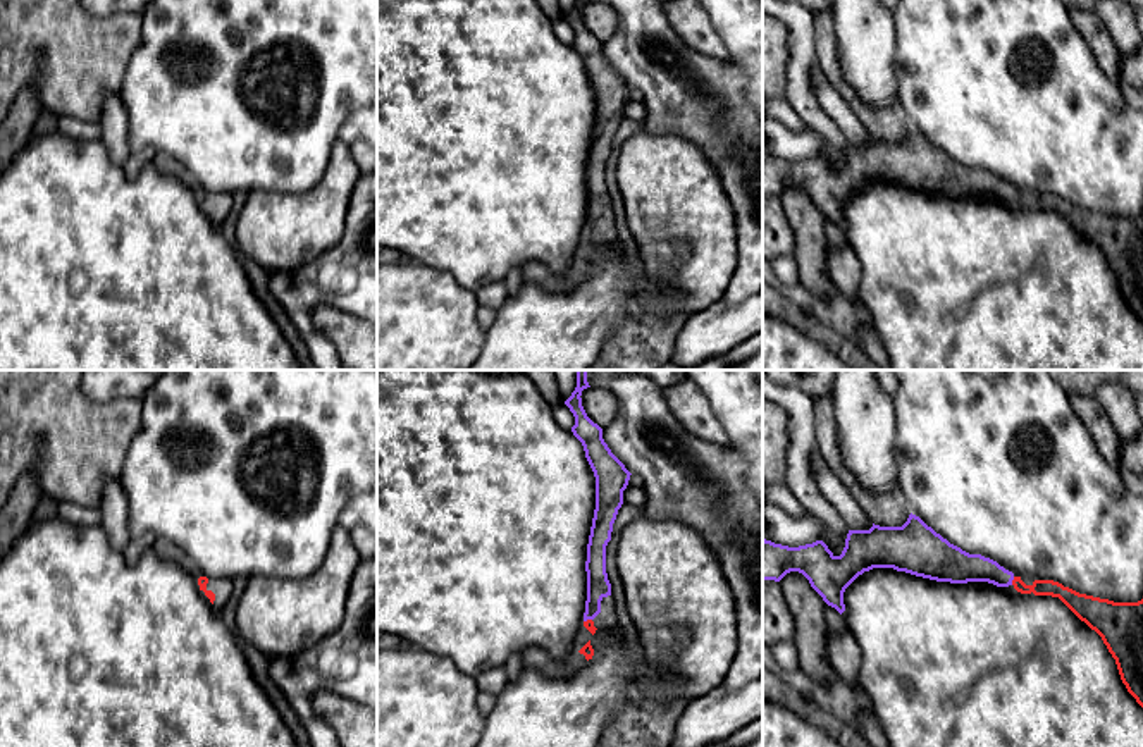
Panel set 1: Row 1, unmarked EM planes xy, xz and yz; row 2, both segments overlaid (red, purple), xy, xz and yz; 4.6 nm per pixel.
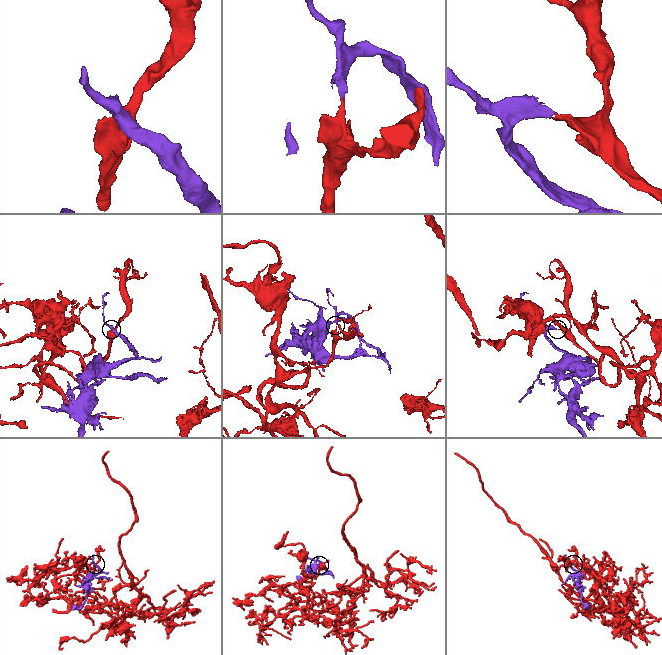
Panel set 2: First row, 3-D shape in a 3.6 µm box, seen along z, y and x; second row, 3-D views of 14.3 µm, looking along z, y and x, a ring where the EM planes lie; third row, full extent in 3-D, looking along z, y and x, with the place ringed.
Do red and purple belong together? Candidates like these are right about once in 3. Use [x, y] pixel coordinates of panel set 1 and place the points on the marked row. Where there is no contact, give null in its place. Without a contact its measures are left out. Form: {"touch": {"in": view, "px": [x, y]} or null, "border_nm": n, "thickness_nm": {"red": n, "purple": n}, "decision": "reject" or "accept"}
{"touch": {"in": "yz", "px": [1013, 580]}, "border_nm": 40, "thickness_nm": {"red": 80, "purple": 150}, "decision": "accept"}

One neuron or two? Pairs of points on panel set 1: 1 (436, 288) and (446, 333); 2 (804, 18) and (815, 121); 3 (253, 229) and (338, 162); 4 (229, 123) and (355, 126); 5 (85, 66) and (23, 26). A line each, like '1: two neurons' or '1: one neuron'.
1: one neuron
2: one neuron
3: one neuron
4: two neurons
5: one neuron

